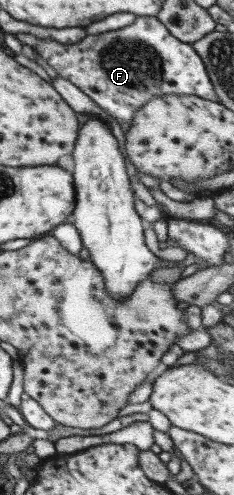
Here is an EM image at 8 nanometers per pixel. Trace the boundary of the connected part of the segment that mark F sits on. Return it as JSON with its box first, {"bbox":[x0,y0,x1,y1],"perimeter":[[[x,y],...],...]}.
{"bbox":[16,16,218,124],"perimeter":[[[135,16],[135,20],[126,27],[121,27],[120,29],[114,30],[114,31],[106,31],[106,33],[102,33],[100,35],[88,35],[88,37],[83,37],[82,41],[73,43],[73,44],[62,44],[58,43],[57,41],[42,41],[42,39],[34,39],[33,35],[28,35],[28,33],[16,33],[16,38],[20,43],[25,43],[26,45],[29,45],[34,51],[36,51],[36,54],[38,54],[46,63],[47,70],[50,71],[52,75],[63,77],[64,79],[67,79],[72,83],[72,85],[75,85],[84,95],[92,95],[92,101],[102,109],[102,111],[105,111],[108,113],[108,115],[111,115],[118,123],[121,121],[125,121],[129,124],[129,121],[131,120],[132,114],[138,109],[141,108],[142,105],[144,105],[145,101],[148,101],[149,99],[164,95],[164,94],[174,94],[174,95],[195,95],[196,97],[207,99],[213,102],[218,102],[216,95],[214,95],[214,90],[212,87],[212,84],[210,83],[209,76],[206,73],[204,64],[202,63],[202,60],[198,57],[198,54],[195,53],[193,50],[193,47],[189,43],[182,43],[181,41],[178,41],[175,37],[172,37],[170,33],[168,33],[168,30],[156,19],[156,16],[148,17],[148,16],[142,16],[138,17]]]}

